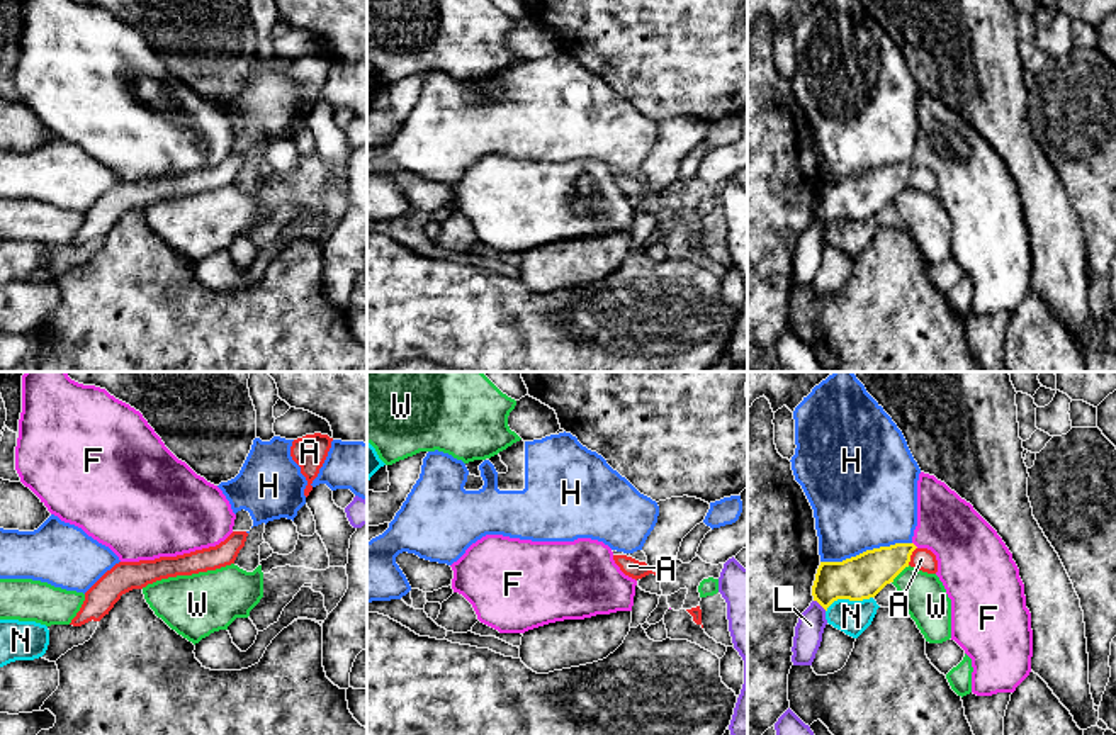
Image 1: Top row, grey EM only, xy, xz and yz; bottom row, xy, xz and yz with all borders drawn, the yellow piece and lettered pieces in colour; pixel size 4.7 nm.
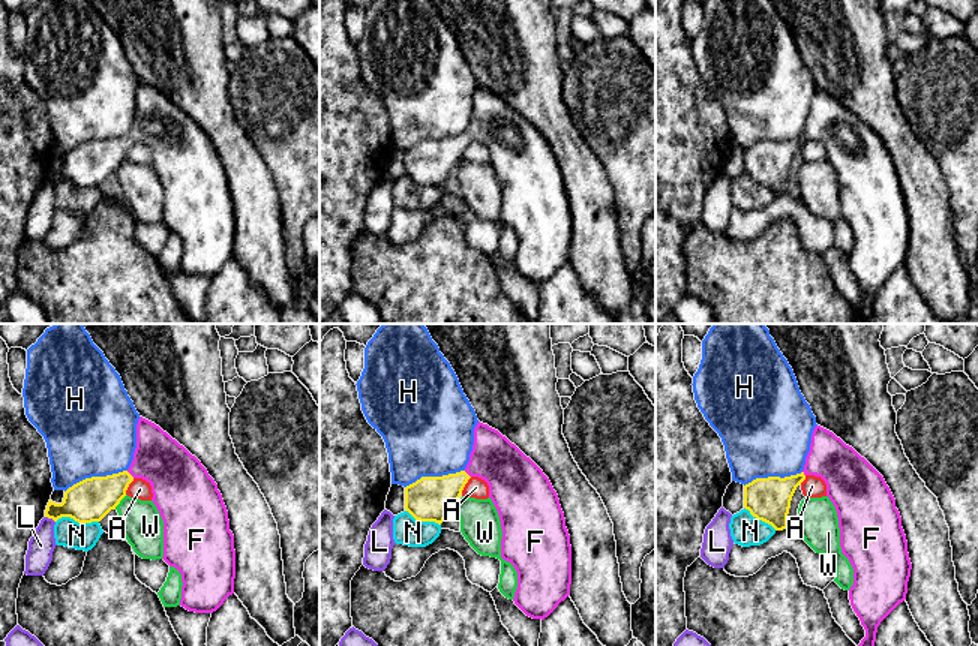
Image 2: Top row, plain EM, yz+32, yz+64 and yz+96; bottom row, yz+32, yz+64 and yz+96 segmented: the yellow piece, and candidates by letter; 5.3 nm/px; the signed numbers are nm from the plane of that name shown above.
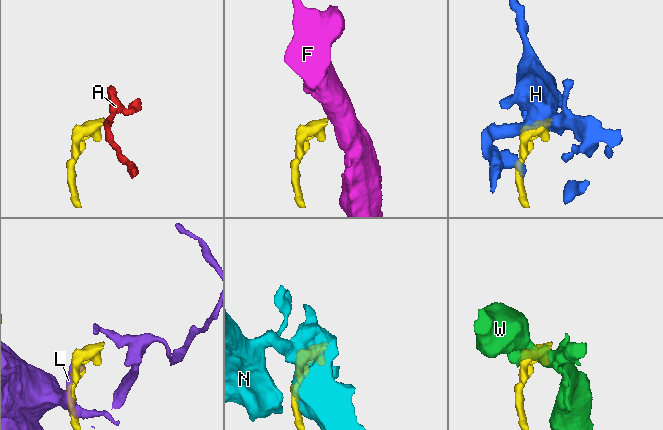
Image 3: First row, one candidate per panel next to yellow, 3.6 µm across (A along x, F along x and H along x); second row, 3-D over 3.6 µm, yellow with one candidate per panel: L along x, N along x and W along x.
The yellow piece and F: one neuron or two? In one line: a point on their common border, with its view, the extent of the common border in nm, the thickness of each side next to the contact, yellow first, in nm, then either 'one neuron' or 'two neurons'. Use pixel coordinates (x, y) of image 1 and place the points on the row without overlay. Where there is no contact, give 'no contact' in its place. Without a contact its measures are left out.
contact yz (914, 165); length 40 nm; calibres 190 and 300 nm; one neuron

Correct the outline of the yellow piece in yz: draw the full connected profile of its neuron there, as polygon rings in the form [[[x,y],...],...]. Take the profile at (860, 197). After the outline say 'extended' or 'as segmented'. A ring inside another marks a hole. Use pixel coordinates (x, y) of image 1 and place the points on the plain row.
[[[919,93],[917,146],[910,163],[866,170],[843,182],[820,182],[812,205],[814,221],[826,231],[837,219],[863,221],[875,217],[909,187],[916,168],[936,175],[936,195],[951,219],[951,260],[972,278],[972,312],[992,316],[1014,312],[1031,292],[1033,250],[1026,227],[1024,204],[1012,173],[997,151],[944,102]]]; extended

